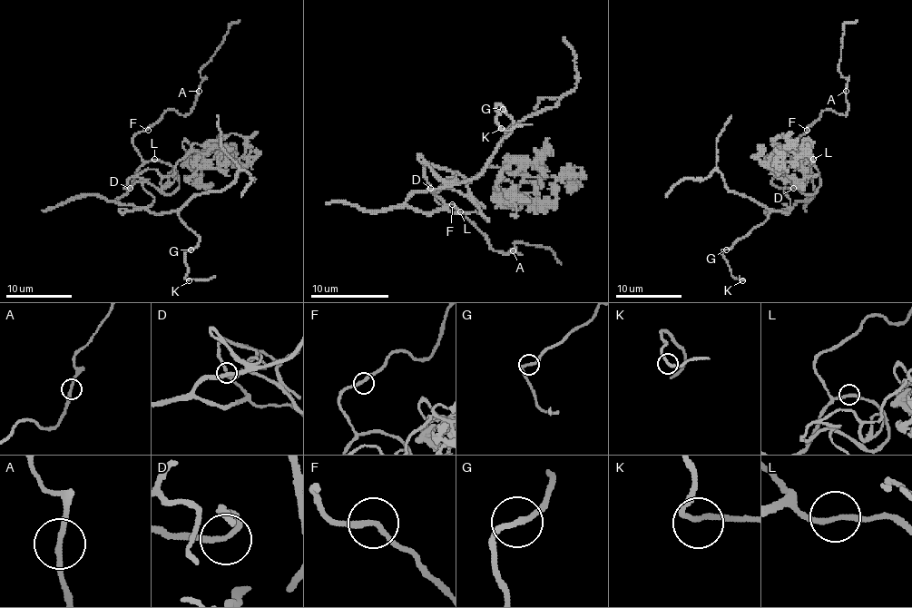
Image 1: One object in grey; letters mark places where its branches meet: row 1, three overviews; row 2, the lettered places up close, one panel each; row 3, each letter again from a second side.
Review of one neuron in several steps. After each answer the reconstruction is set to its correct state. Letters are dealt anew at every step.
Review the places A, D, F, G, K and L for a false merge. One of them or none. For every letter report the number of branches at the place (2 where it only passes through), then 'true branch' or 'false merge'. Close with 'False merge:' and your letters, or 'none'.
A: 2 branches meet; true branch
D: 2 branches meet; true branch
F: 2 branches meet; true branch
G: 2 branches meet; true branch
K: 2 branches meet; true branch
L: 2 branches meet; true branch
False merge: none

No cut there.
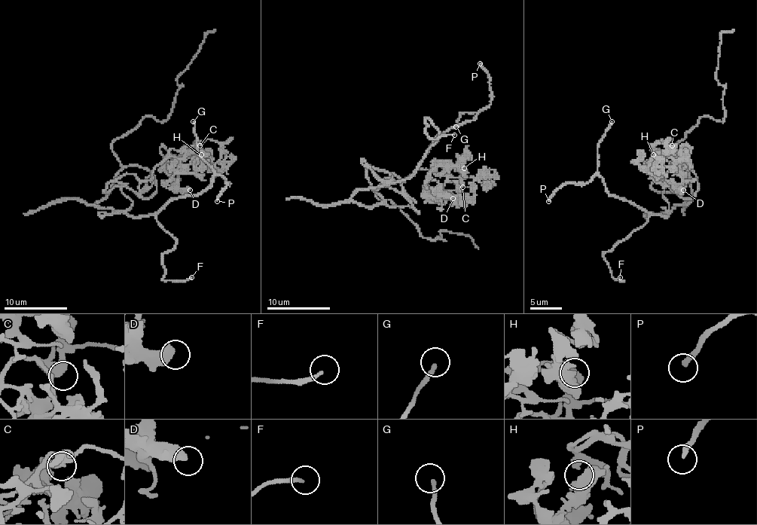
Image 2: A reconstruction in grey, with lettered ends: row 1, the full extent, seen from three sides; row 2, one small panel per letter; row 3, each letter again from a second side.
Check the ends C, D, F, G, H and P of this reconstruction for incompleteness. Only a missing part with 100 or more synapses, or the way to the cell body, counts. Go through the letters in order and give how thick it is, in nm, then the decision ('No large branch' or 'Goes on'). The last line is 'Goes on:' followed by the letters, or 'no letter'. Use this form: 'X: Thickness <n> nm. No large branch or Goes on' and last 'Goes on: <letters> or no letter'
C: Thickness 340 nm. No large branch
D: Thickness 500 nm. No large branch
F: Thickness 190 nm. Goes on
G: Thickness 200 nm. No large branch
H: Thickness 480 nm. No large branch
P: Thickness 240 nm. Goes on
Goes on: F, P

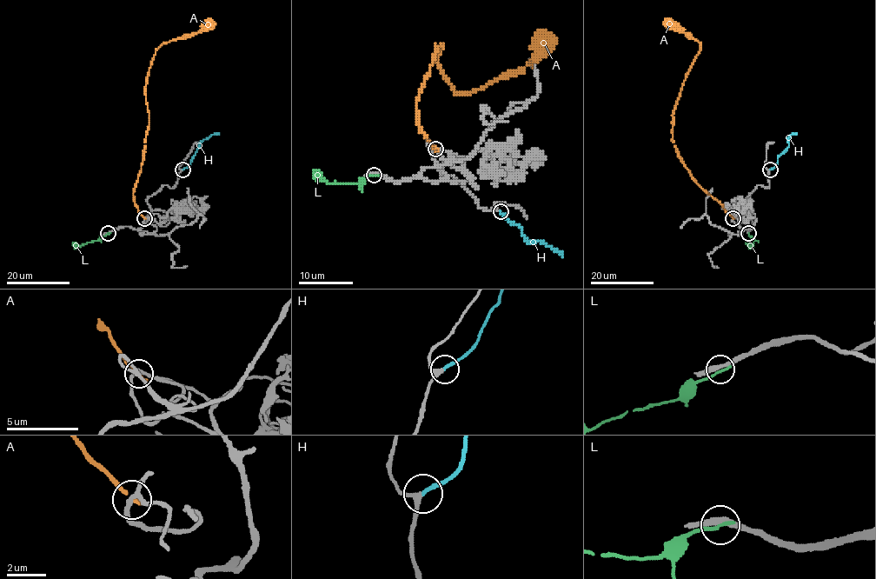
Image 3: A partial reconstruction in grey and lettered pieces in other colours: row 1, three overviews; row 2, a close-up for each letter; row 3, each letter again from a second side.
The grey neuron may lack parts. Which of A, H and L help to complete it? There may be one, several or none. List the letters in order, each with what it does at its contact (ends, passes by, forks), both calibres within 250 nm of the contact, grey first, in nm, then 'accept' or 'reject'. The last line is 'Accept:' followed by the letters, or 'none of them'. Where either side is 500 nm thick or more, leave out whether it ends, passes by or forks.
A: it ends | 220/240 nm | reject
H: it ends | 190/190 nm | accept
L: it ends | 300/190 nm | reject
Accept: H

